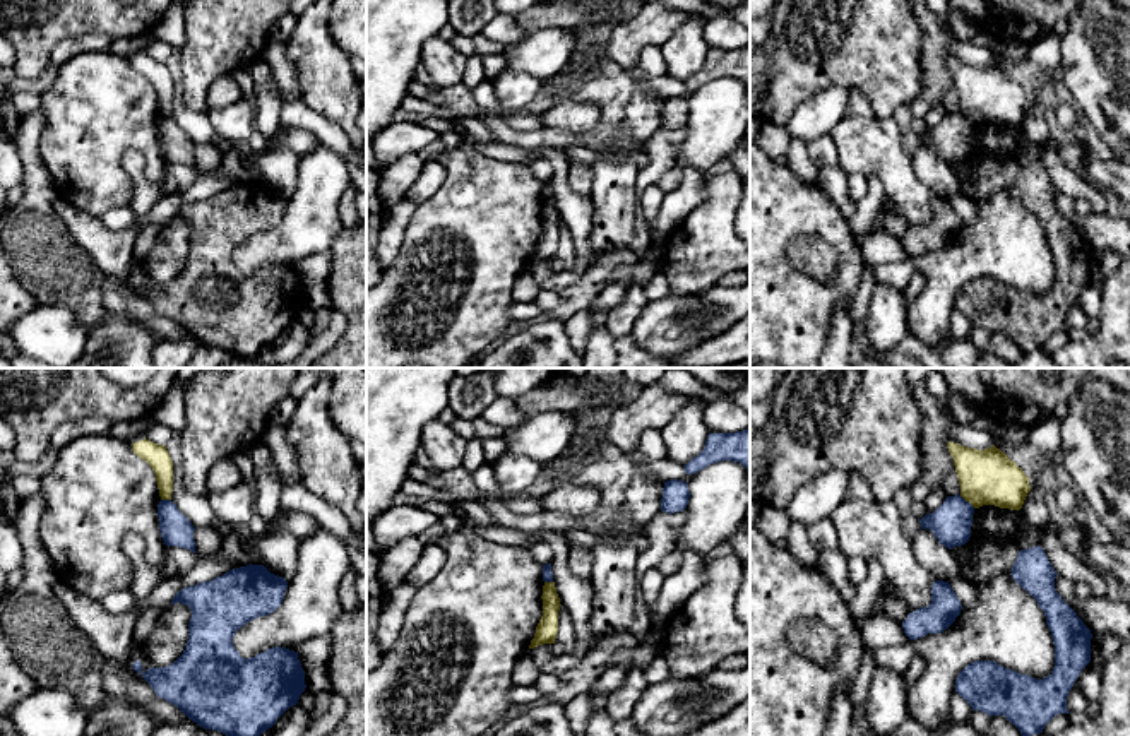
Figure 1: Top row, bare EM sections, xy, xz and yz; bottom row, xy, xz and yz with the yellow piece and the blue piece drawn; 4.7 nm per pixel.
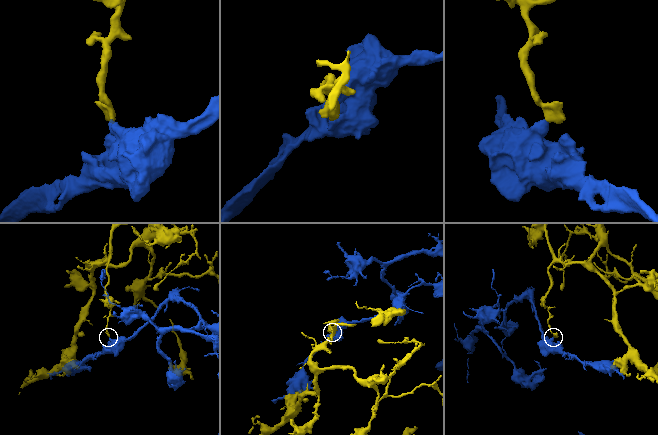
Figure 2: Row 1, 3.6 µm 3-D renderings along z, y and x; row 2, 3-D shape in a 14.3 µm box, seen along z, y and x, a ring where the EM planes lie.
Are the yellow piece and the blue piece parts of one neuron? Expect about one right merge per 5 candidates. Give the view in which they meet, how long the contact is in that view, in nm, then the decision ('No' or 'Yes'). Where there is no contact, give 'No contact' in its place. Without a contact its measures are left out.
Touches yellow in yz. Shared border 100 nm. No

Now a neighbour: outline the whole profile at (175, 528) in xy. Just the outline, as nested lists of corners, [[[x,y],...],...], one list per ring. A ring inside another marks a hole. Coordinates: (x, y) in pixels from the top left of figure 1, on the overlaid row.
[[[161,500],[158,505],[159,531],[166,546],[178,546],[195,553],[192,522],[176,508],[171,500]]]

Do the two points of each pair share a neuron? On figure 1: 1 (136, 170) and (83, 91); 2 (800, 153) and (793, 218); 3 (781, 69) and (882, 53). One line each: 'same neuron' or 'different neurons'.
1: different neurons
2: different neurons
3: same neuron

